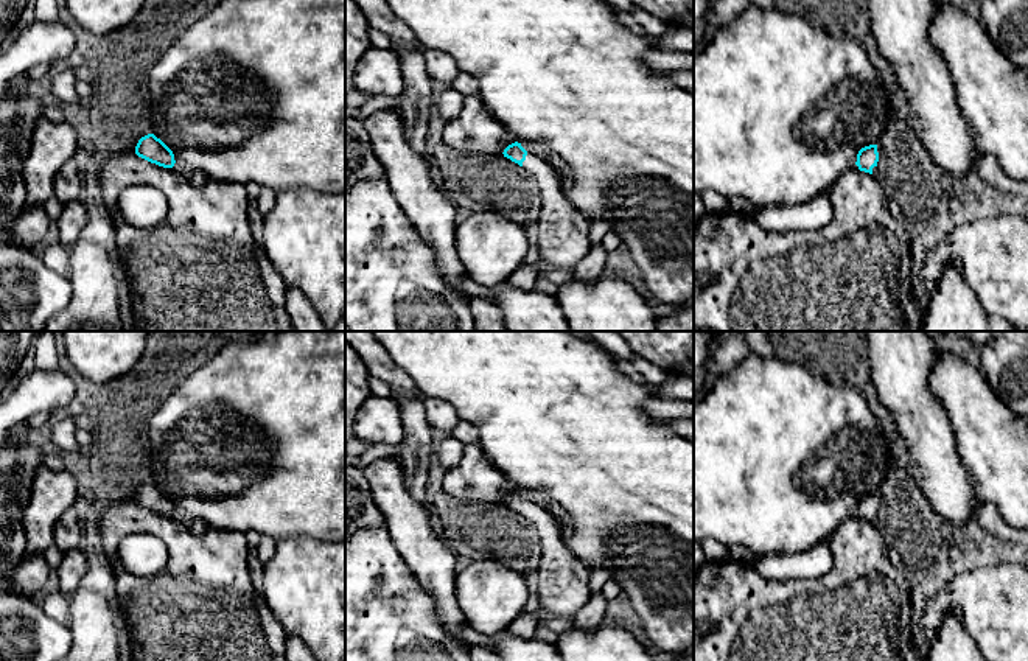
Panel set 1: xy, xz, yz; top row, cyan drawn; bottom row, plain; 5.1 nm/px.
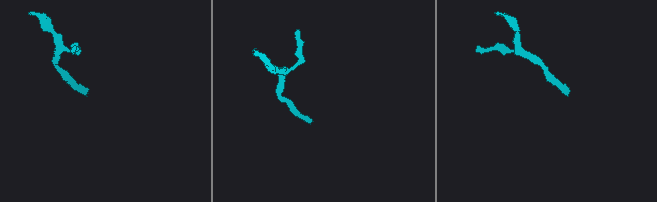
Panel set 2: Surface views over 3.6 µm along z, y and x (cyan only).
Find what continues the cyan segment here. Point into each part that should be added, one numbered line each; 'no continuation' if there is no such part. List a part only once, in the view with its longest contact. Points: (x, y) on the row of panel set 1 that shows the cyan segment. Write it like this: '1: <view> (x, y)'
1: xz (563, 232)

